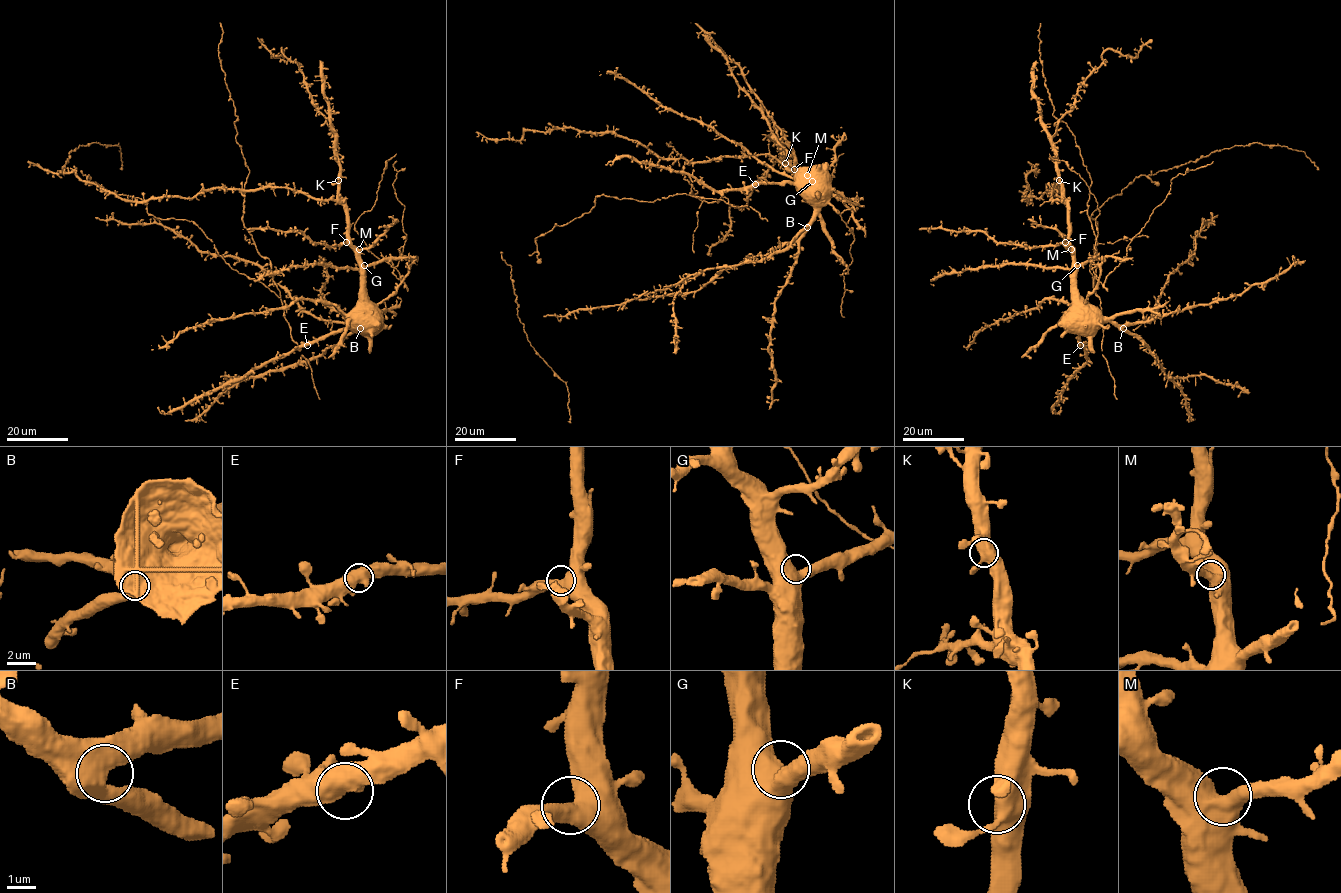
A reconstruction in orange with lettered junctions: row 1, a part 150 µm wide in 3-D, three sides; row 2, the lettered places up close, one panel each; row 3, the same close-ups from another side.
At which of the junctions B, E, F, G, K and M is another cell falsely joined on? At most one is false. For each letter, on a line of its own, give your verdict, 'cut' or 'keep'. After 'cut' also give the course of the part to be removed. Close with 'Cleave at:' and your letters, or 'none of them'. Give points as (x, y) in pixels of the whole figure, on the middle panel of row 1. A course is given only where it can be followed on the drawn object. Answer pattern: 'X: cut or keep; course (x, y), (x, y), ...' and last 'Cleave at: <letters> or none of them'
B: keep
E: keep
F: keep
G: keep
K: keep
M: keep
Cleave at: none of them

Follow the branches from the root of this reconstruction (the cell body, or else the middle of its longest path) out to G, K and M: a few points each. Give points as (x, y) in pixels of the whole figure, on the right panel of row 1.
G: (1094, 317), (1097, 314), (1079, 296), (1077, 265)
K: (1094, 317), (1097, 314), (1079, 296), (1075, 284), (1075, 248), (1069, 242), (1068, 203), (1062, 196), (1059, 180)
M: (1094, 317), (1097, 314), (1079, 296), (1071, 249)

